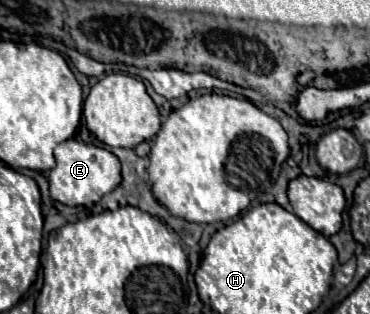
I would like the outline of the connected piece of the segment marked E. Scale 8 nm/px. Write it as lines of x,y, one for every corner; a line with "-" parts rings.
66,140
54,148
54,156
56,156
56,166
48,172
50,196
66,206
96,204
102,196
118,188
118,184
122,182
120,160
106,148
78,140

